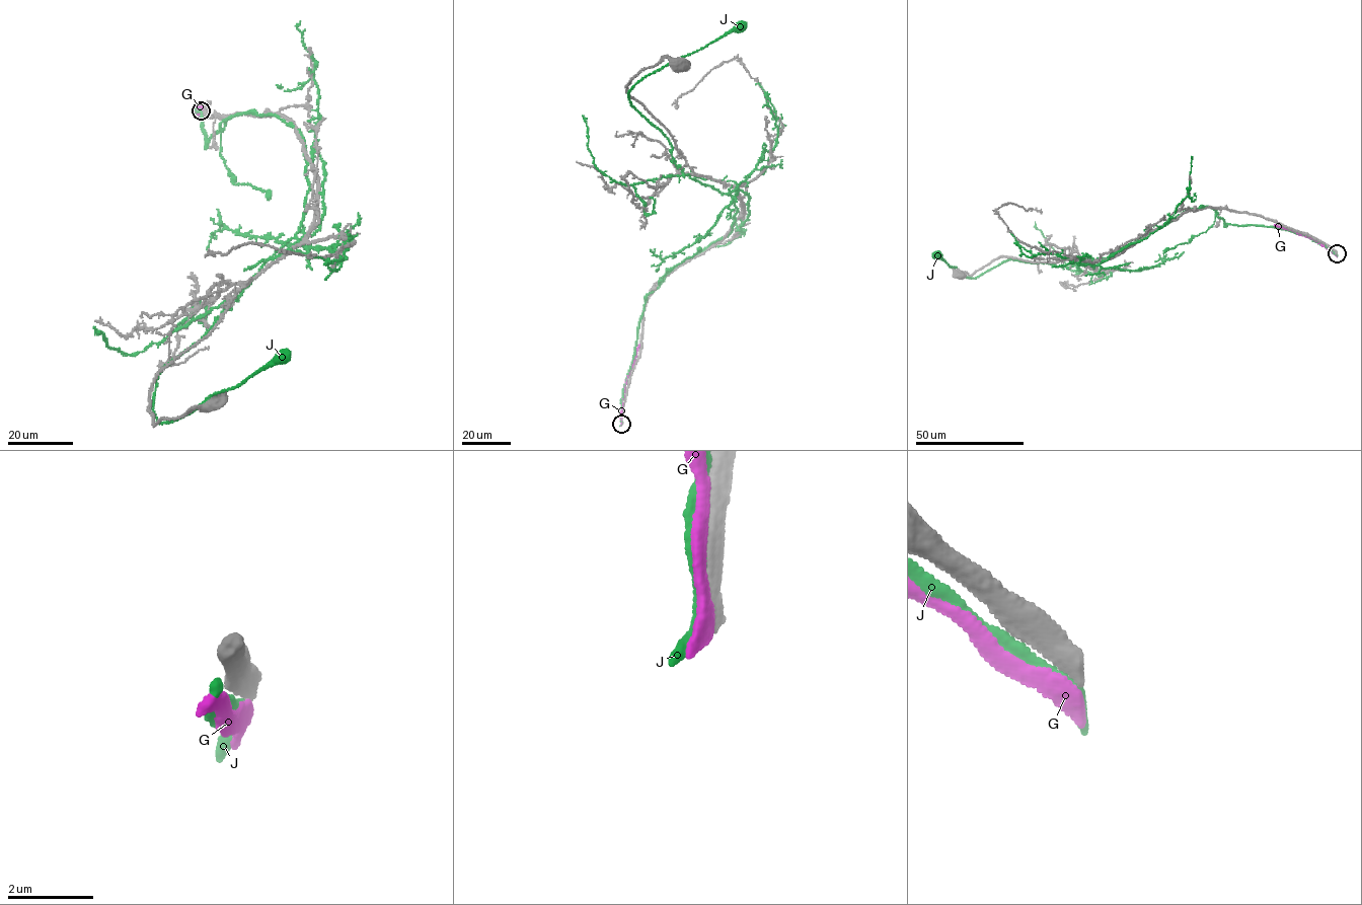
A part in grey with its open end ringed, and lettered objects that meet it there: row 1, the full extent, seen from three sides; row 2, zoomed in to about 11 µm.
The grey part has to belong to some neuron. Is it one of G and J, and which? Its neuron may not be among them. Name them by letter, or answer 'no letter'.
no letter

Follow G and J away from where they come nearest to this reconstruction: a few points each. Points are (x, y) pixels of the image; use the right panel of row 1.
G: (1337, 253), (1316, 241), (1274, 224)
J: (1336, 253), (1284, 229), (1227, 224), (1206, 206), (1077, 267), (1010, 259), (973, 278), (937, 253)

